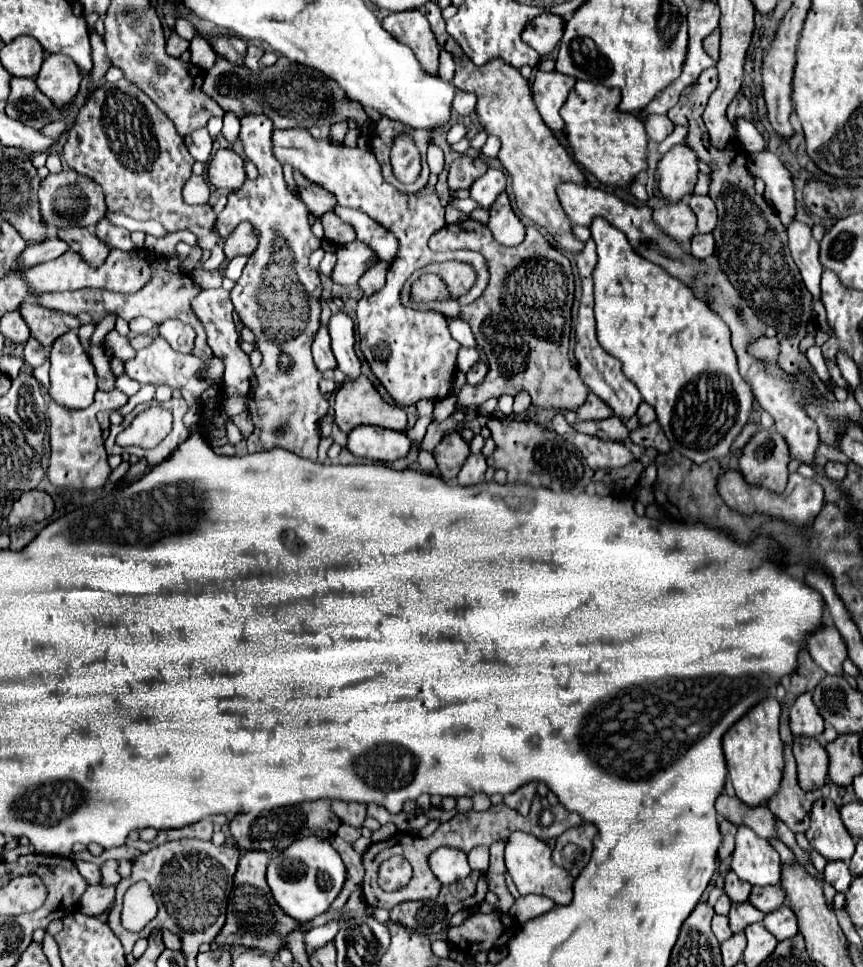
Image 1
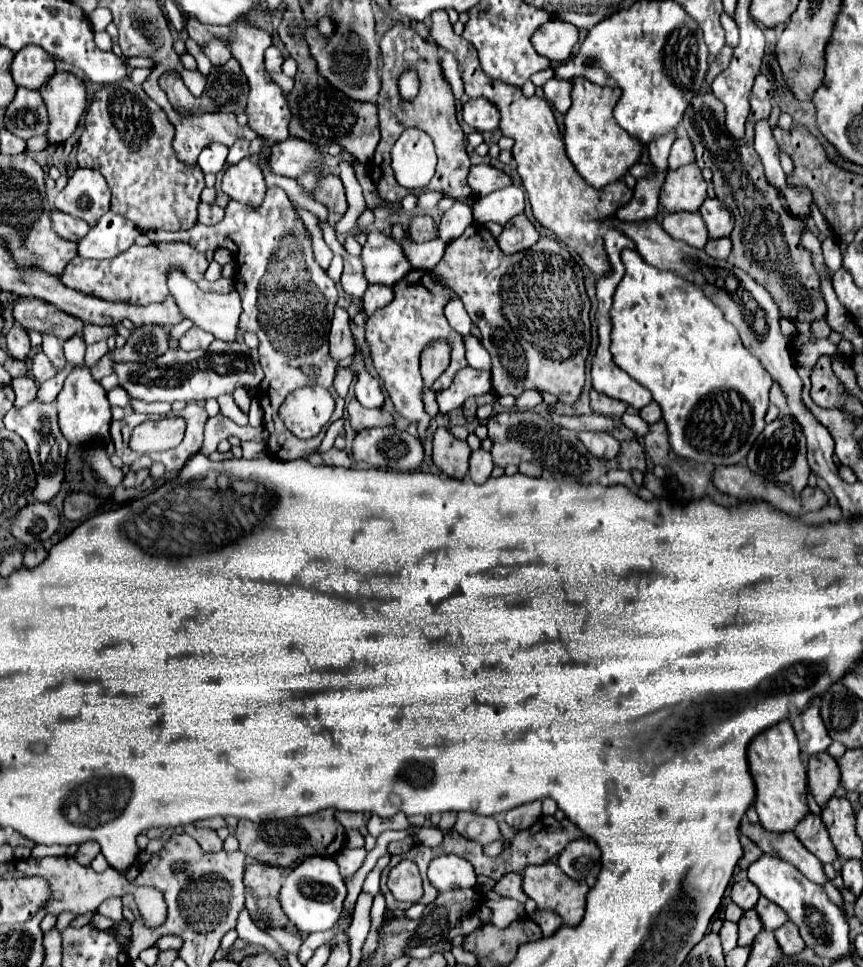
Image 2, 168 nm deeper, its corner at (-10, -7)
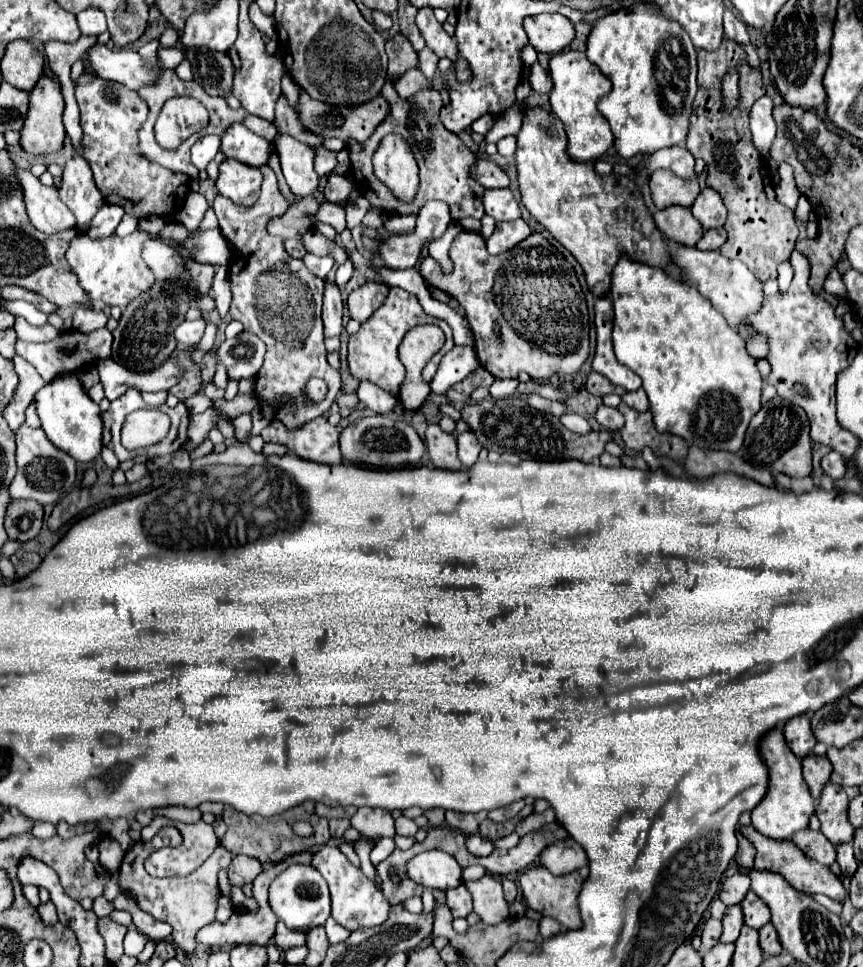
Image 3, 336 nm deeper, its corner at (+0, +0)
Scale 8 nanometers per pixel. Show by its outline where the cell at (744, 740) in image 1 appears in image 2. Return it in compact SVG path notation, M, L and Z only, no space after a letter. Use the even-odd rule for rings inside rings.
M789 719L779 721L777 725L765 729L755 737L747 747L749 771L755 781L755 809L759 815L759 823L767 831L793 831L795 825L807 815L807 799L805 799L805 765L799 757L799 743Z

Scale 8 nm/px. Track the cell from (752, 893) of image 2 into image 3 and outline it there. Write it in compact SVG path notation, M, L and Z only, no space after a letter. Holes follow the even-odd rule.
M733 874L731 878L727 878L723 882L723 888L719 892L719 898L725 906L733 906L733 904L741 904L741 900L745 898L745 894L749 892L751 880L749 874Z

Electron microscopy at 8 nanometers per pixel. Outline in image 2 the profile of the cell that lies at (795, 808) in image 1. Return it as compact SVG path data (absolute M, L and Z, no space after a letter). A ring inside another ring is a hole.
M809 813L807 819L803 819L803 823L799 823L799 827L795 827L795 835L821 863L833 863L837 859L833 843L829 839L827 829L819 815Z

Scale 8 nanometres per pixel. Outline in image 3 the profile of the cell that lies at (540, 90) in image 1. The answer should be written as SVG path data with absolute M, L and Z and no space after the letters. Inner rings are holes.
M533 64L531 66L531 74L529 74L529 84L535 92L541 92L541 94L549 94L551 90L551 80L549 80L549 72L543 70L539 64Z

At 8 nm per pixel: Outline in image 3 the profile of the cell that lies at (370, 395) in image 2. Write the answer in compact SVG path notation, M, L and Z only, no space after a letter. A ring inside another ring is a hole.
M361 382L357 396L375 414L391 414L401 406L399 396L393 396L391 392L383 390L371 382Z

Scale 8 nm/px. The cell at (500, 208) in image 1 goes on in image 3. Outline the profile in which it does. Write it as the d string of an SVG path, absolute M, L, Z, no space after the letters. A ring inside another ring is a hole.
M523 220L499 222L497 228L495 228L495 232L487 238L487 250L489 250L489 254L497 256L497 254L507 252L513 246L517 246L529 234L531 234L531 230L529 230L529 226Z

